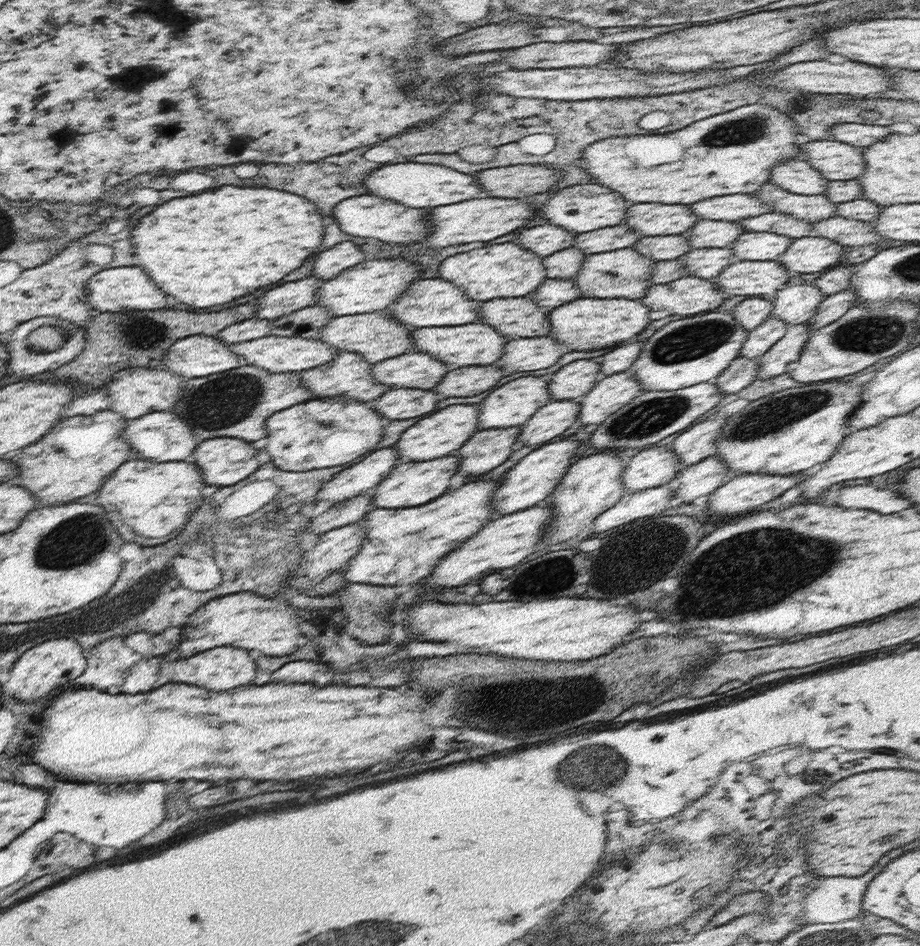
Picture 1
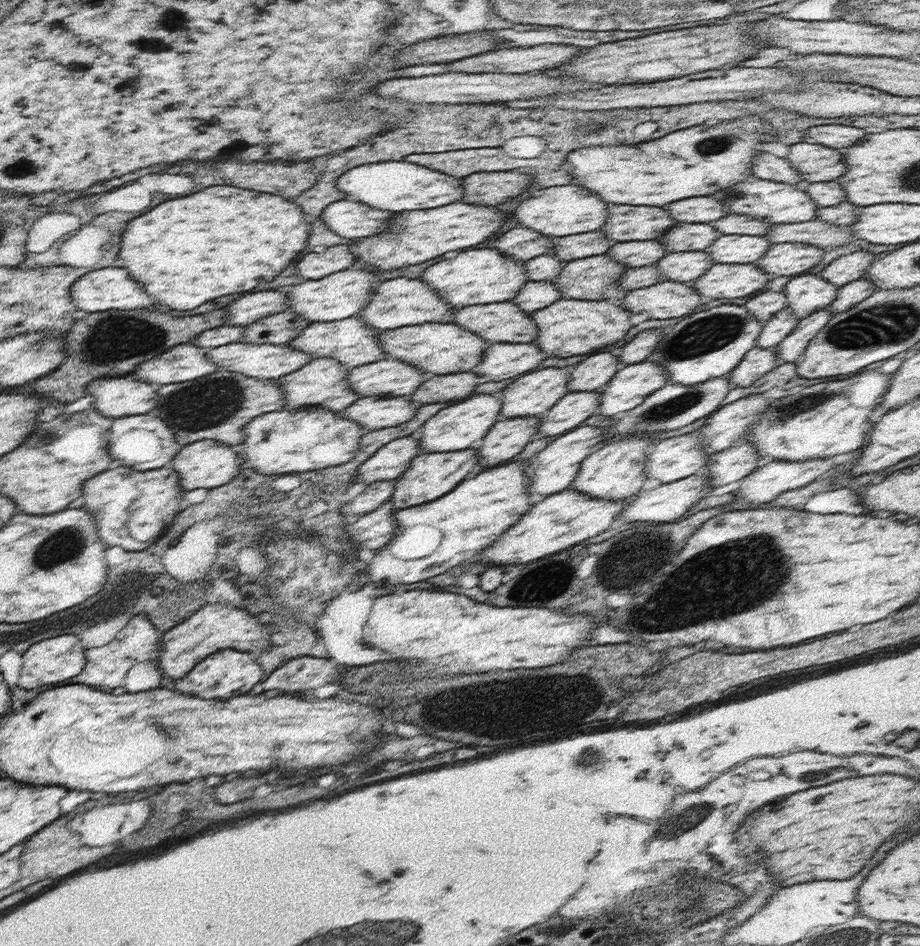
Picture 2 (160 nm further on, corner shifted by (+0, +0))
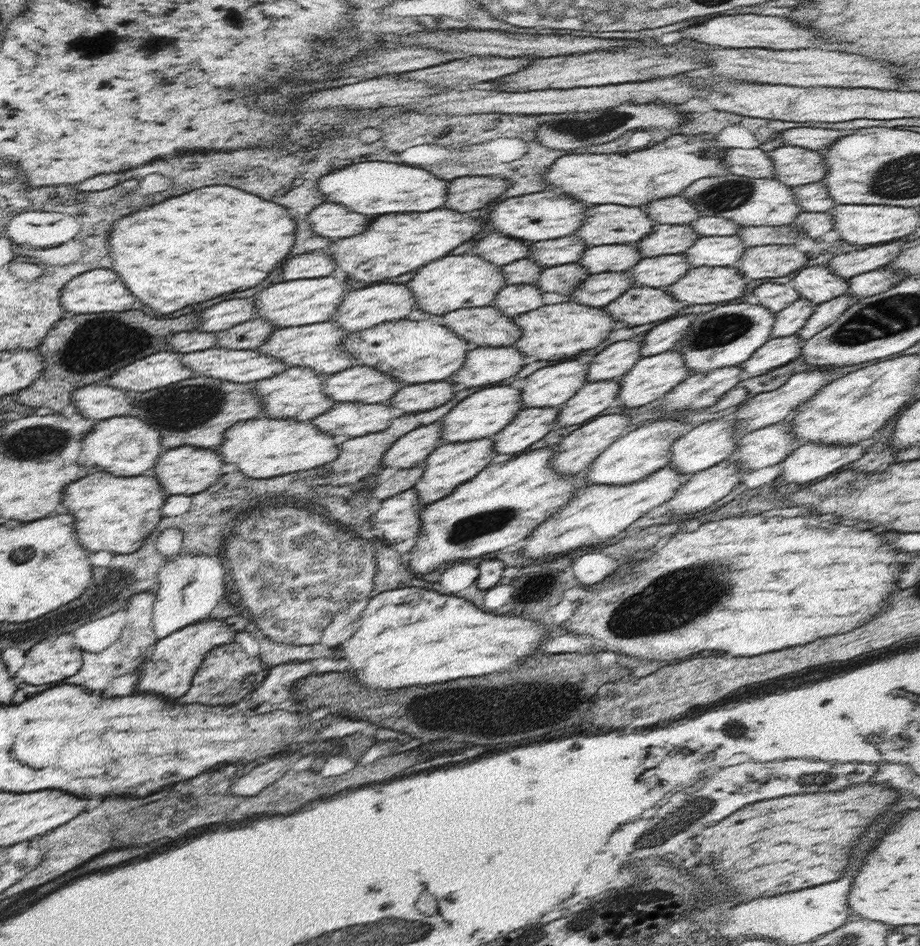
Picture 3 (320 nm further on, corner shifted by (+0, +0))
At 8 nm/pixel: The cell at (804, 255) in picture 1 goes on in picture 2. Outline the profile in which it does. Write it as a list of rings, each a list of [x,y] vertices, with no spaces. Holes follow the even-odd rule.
[[[784,242],[773,244],[758,260],[769,280],[778,276],[808,273],[823,259],[825,250],[813,244]]]

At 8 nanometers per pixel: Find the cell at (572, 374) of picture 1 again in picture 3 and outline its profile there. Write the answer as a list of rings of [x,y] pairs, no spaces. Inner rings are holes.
[[[633,338],[606,347],[589,363],[586,383],[619,380],[641,359],[642,345],[642,338]]]

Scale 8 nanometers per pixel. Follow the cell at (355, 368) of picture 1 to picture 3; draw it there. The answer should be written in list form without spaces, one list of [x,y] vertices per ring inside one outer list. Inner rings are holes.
[[[307,366],[288,367],[284,372],[268,379],[259,380],[256,393],[264,403],[264,416],[270,418],[294,418],[296,420],[312,420],[328,412],[336,404],[324,393],[324,382],[328,375],[316,374]]]

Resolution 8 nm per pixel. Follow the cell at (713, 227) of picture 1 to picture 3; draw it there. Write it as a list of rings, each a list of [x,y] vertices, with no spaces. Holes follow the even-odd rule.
[[[656,223],[653,229],[637,243],[641,258],[660,255],[683,254],[700,237],[689,225]]]

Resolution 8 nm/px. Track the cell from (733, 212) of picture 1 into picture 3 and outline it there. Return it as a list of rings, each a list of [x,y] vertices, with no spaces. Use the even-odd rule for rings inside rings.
[[[684,196],[662,198],[642,206],[646,214],[656,223],[669,225],[690,224],[701,215],[695,204]]]

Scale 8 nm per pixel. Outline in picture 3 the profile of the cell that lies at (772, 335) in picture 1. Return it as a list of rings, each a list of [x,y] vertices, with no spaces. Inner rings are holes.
[[[799,297],[796,302],[793,302],[775,314],[775,323],[772,327],[771,338],[788,336],[798,333],[799,330],[806,324],[807,318],[814,314],[817,305],[811,300]]]

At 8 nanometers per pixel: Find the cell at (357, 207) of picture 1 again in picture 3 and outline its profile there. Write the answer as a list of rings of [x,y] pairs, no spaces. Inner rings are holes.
[[[328,201],[313,208],[308,215],[312,230],[332,240],[359,235],[372,220],[372,216],[352,212],[341,204]]]

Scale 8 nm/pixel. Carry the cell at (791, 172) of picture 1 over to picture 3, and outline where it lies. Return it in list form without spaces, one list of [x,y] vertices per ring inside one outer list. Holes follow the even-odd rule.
[[[761,146],[754,148],[727,148],[723,165],[730,173],[750,178],[776,177],[769,152]]]

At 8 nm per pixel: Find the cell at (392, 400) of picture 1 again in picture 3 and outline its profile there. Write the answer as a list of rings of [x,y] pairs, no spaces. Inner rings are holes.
[[[336,402],[328,412],[313,418],[324,434],[356,438],[374,432],[382,432],[394,418],[390,404],[365,404],[364,402]]]

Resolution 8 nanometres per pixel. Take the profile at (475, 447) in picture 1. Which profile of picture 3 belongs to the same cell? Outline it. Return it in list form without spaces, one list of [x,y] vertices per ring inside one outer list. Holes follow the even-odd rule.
[[[526,408],[520,410],[504,430],[494,437],[492,448],[498,454],[525,452],[554,428],[560,408]]]

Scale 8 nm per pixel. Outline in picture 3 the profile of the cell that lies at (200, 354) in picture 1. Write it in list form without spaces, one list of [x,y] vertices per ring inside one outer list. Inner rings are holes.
[[[160,350],[123,366],[113,372],[105,383],[138,394],[187,380],[194,374],[191,368],[181,363],[181,356],[180,352]]]

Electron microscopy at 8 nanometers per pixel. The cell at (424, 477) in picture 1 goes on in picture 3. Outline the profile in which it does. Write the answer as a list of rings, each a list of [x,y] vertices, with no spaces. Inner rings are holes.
[[[493,438],[456,442],[438,446],[424,462],[423,477],[413,486],[417,490],[419,503],[428,505],[452,494],[460,484],[474,478],[484,467],[490,464],[498,452],[492,448]]]

